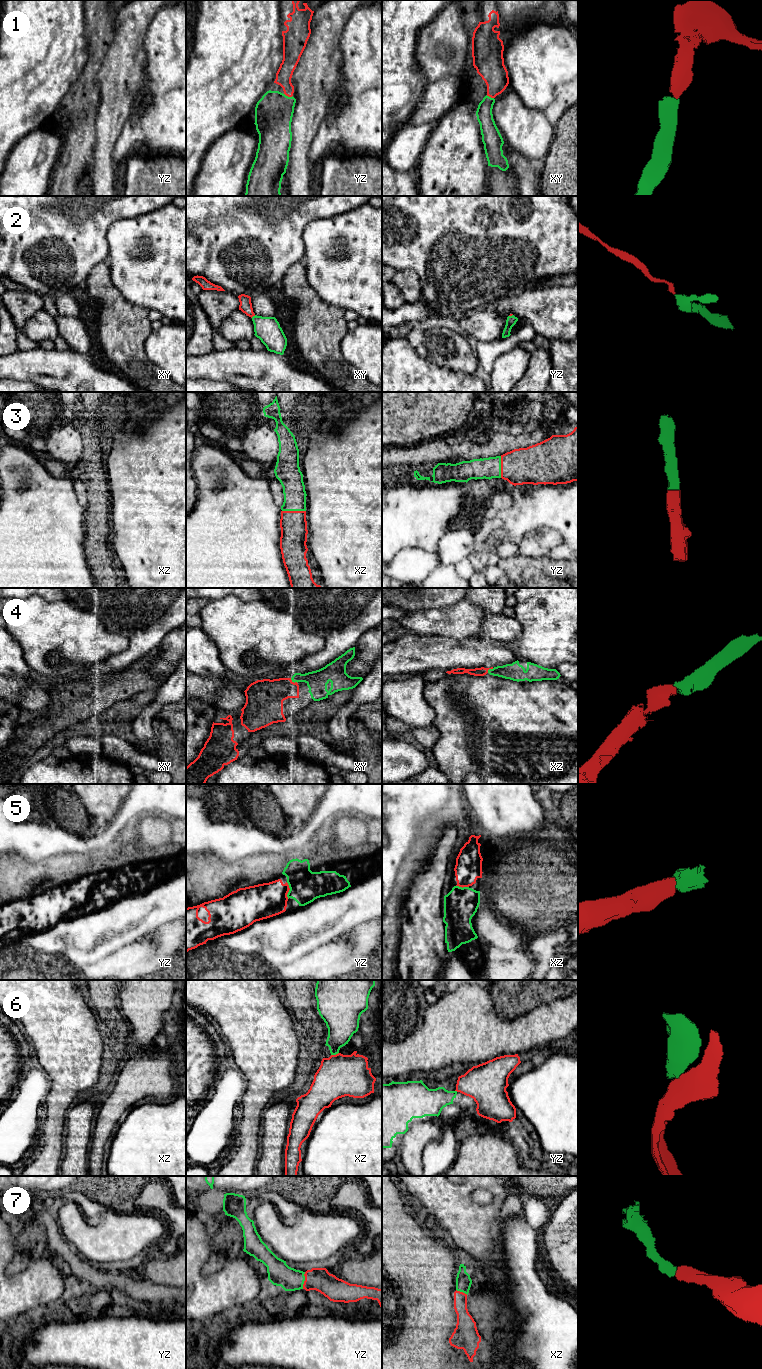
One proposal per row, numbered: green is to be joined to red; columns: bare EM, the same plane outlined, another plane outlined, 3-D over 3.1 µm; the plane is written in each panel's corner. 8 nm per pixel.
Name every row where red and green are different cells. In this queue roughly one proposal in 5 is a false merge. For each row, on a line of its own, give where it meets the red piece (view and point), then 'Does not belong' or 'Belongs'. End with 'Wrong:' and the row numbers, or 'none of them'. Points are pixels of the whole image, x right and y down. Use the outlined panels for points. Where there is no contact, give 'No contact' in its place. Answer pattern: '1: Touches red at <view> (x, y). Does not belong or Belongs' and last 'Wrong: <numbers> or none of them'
1: Touches red at yz (288, 96). Belongs
2: Touches red at xy (253, 315). Belongs
3: Touches red at xz (294, 511). Belongs
4: Touches red at xy (293, 682). Belongs
5: Touches red at yz (289, 889). Belongs
6: Touches red at xz (334, 1055). Does not belong
7: Touches red at yz (305, 1280). Belongs
Wrong: 6

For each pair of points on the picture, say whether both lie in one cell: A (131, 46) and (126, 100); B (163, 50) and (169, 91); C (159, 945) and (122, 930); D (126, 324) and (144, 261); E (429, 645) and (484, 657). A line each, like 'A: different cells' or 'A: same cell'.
A: same cell
B: same cell
C: different cells
D: different cells
E: same cell

